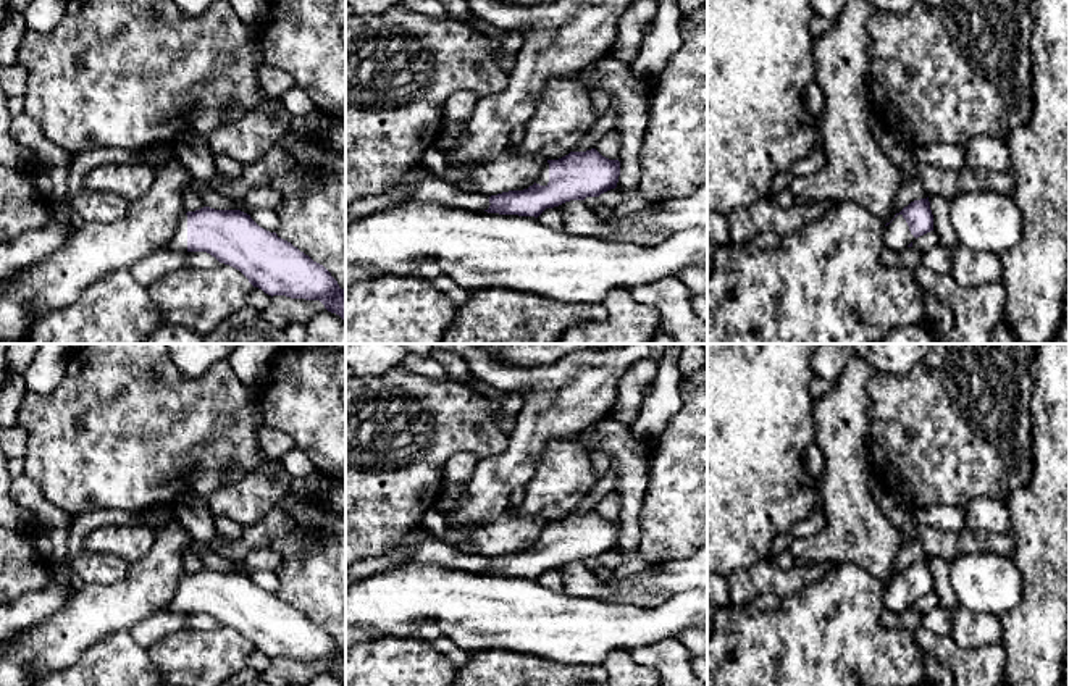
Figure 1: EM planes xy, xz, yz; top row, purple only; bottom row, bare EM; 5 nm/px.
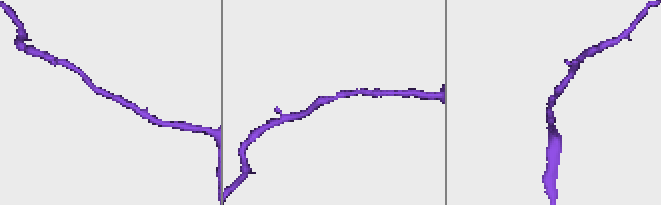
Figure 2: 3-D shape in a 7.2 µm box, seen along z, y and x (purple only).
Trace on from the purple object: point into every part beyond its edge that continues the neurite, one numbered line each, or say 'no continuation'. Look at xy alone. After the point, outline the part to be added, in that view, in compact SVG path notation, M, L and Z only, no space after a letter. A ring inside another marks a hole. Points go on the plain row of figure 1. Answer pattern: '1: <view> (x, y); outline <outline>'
1: xy (180, 601); outline M187 576L179 579L178 591L171 602L165 607L165 612L187 613Z

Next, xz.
1: xz (543, 539); outline M546 523L544 528L541 529L538 541L536 541L536 546L547 547L547 544L549 544L549 525Z

